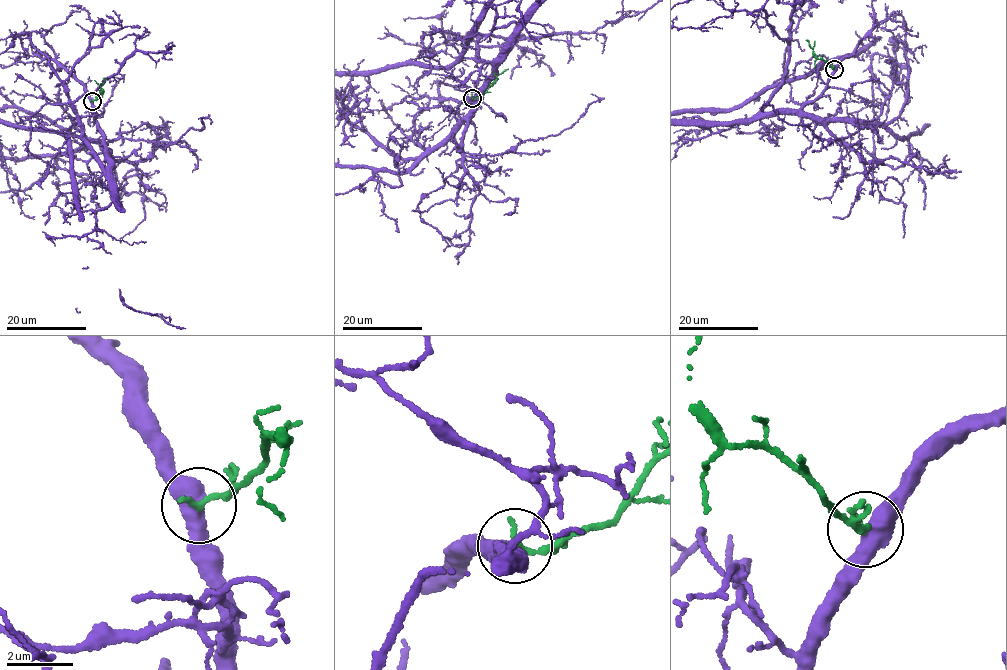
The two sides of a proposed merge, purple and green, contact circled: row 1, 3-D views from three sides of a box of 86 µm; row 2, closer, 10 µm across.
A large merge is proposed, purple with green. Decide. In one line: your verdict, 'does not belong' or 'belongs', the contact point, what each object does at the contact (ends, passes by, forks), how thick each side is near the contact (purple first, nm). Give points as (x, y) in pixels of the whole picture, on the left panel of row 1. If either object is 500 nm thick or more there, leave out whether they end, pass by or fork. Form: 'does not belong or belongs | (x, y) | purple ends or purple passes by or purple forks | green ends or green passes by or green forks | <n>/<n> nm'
belongs | (92, 101) | 500/180 nm

